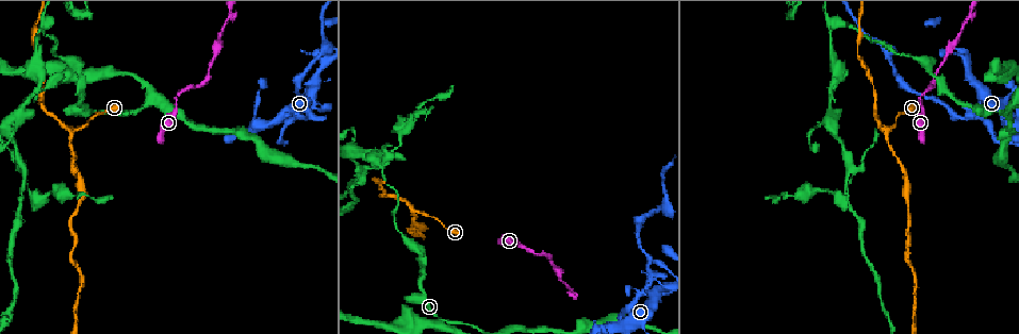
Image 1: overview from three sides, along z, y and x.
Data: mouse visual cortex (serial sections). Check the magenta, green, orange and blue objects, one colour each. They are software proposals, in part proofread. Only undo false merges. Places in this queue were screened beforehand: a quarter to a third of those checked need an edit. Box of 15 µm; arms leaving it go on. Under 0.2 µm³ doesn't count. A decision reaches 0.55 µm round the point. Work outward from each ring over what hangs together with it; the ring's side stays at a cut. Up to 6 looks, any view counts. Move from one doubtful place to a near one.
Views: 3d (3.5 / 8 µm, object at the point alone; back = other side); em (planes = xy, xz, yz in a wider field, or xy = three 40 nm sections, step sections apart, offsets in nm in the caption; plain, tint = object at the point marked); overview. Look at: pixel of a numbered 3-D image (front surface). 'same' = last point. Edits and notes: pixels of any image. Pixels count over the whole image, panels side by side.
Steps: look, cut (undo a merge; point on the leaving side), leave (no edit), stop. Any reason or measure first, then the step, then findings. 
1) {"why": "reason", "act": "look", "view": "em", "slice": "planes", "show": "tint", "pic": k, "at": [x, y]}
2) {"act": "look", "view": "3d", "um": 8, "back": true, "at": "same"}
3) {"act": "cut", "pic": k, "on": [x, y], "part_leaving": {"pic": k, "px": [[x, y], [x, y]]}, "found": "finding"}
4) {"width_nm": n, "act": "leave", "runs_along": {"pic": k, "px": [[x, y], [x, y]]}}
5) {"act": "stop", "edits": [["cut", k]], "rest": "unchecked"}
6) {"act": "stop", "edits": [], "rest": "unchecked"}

{"why": "a fork", "act": "look", "view": "3d", "um": 3.5, "pic": 1, "at": [71, 135]}

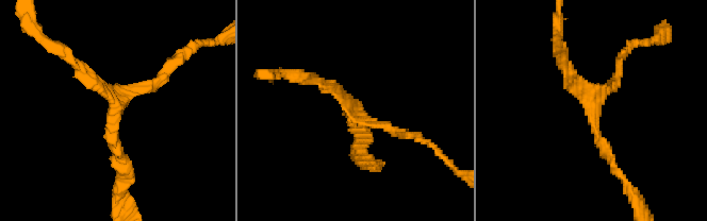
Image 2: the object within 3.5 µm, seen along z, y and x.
{"act": "look", "view": "em", "slice": "xy", "step": 3, "show": "tint", "pic": 2, "at": [113, 107]}

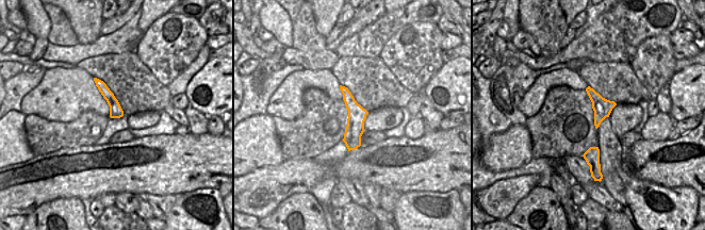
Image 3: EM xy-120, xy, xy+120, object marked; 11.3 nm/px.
{"act": "look", "view": "em", "slice": "xy", "step": 2, "show": "tint", "at": "same"}

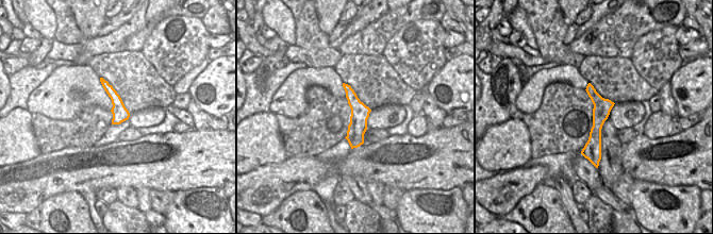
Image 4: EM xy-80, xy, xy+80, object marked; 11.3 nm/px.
{"act": "leave", "runs_along": {"pic": 2, "px": [[164, 71], [115, 106], [122, 169]]}, "found": "all the same cell"}

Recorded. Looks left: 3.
{"why": "a narrow waist", "act": "look", "view": "3d", "um": 3.5, "pic": 1, "at": [518, 243]}

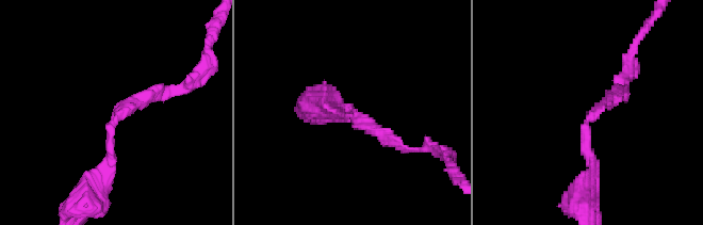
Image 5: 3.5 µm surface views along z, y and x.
{"act": "look", "view": "em", "slice": "xy", "step": 3, "show": "tint", "pic": 5, "at": [589, 117]}

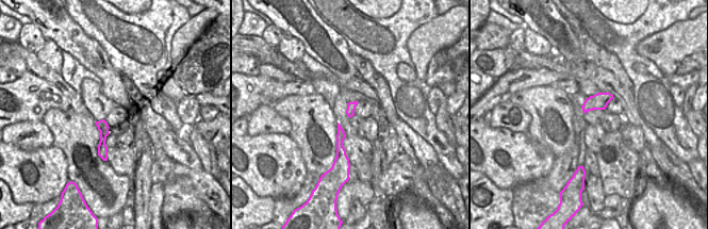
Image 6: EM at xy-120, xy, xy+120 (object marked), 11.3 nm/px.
{"act": "leave", "runs_along": {"pic": 5, "px": [[100, 179], [110, 124], [173, 91]]}, "found": "all the same cell"}

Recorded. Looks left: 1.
{"act": "stop", "edits": [], "rest": "unchecked"}

